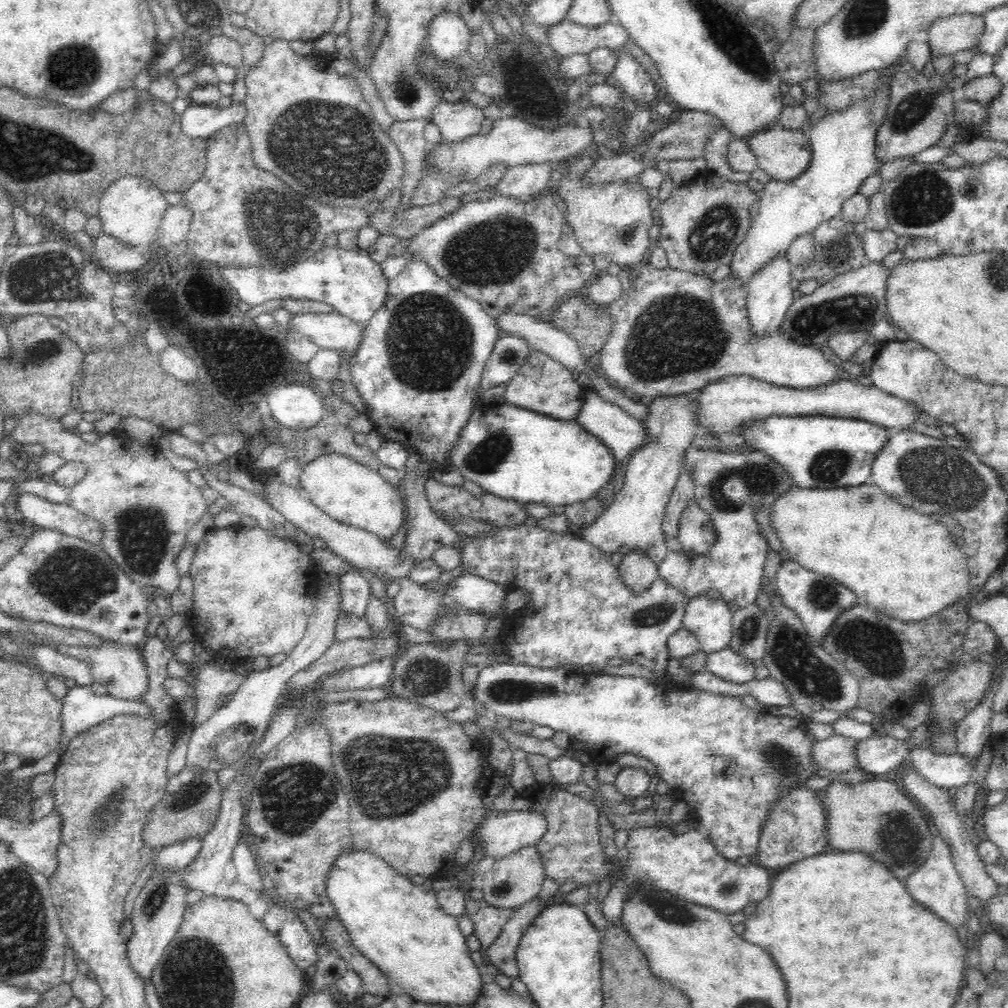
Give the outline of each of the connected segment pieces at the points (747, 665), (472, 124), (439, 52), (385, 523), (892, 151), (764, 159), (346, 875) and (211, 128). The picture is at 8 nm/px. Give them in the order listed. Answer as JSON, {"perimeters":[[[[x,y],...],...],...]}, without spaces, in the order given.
{"perimeters":[[[[730,647],[718,652],[706,653],[704,670],[710,671],[718,678],[736,684],[744,684],[744,682],[754,679],[755,674],[754,663],[734,652]]],[[[466,94],[453,103],[440,101],[434,109],[432,121],[438,126],[442,136],[448,140],[461,139],[481,128],[485,114],[478,100]]],[[[442,11],[433,16],[427,28],[426,44],[442,61],[464,60],[468,56],[471,30],[460,15]]],[[[328,452],[314,458],[303,466],[298,484],[303,493],[323,513],[348,526],[354,525],[374,533],[378,539],[392,538],[404,522],[405,501],[393,485],[383,479],[378,471],[358,464],[354,459],[342,454]]],[[[898,59],[899,66],[894,67],[895,76],[890,80],[891,98],[886,106],[886,116],[876,132],[877,150],[874,152],[878,160],[878,168],[890,161],[913,156],[934,146],[946,126],[952,123],[954,116],[954,94],[942,76],[932,76],[930,80],[904,59]]],[[[772,124],[769,128],[760,128],[754,132],[753,136],[745,139],[748,149],[757,158],[758,168],[761,168],[772,179],[787,182],[802,175],[806,171],[810,158],[812,158],[812,148],[809,137],[801,130],[790,130],[781,127],[779,124]]],[[[352,844],[350,851],[343,851],[330,865],[326,878],[326,895],[336,909],[336,918],[346,927],[354,946],[370,959],[399,991],[420,1002],[430,1004],[457,1004],[470,1006],[478,999],[482,980],[466,947],[455,916],[446,914],[438,904],[433,891],[427,892],[414,884],[410,878],[400,875],[393,868],[374,855],[362,851]]],[[[190,103],[181,114],[180,128],[187,137],[207,139],[226,125],[243,123],[245,115],[243,104],[216,108],[206,103]]]]}

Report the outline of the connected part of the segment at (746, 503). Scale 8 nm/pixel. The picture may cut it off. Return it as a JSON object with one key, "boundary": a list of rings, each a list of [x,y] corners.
{"boundary":[[[690,447],[685,454],[683,472],[689,472],[693,476],[694,499],[698,503],[698,507],[711,516],[711,524],[713,524],[717,536],[714,540],[714,546],[706,555],[690,558],[684,551],[668,552],[664,560],[658,565],[659,576],[682,592],[682,595],[688,599],[704,592],[704,590],[716,588],[721,593],[720,598],[726,603],[734,602],[738,609],[752,605],[757,596],[763,574],[762,568],[764,568],[766,552],[768,552],[766,538],[762,538],[760,526],[754,522],[754,510],[770,512],[770,504],[773,504],[778,496],[793,488],[792,479],[786,475],[785,468],[770,459],[770,456],[764,455],[760,451],[750,450],[748,452],[715,452],[710,449]]]}

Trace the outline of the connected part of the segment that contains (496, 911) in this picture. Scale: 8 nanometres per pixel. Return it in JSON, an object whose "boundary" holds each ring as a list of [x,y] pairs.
{"boundary":[[[466,893],[464,908],[473,922],[473,934],[480,942],[480,948],[488,948],[500,936],[504,925],[514,916],[517,908],[496,908],[484,899],[472,900]]]}

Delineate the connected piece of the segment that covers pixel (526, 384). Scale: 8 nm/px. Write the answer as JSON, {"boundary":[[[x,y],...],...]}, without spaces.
{"boundary":[[[532,351],[522,363],[520,370],[507,382],[504,401],[562,421],[575,420],[585,400],[584,385],[572,373],[544,353]]]}

